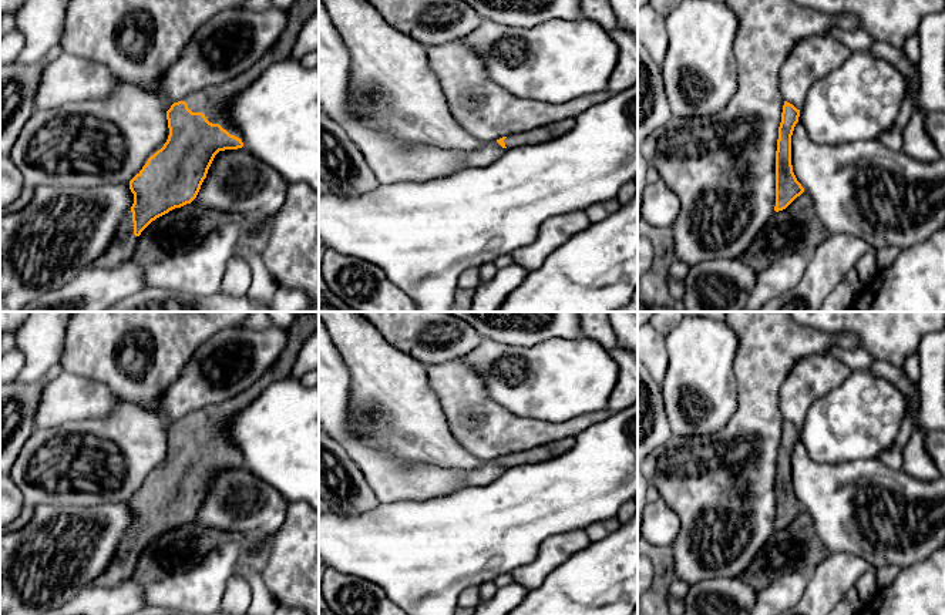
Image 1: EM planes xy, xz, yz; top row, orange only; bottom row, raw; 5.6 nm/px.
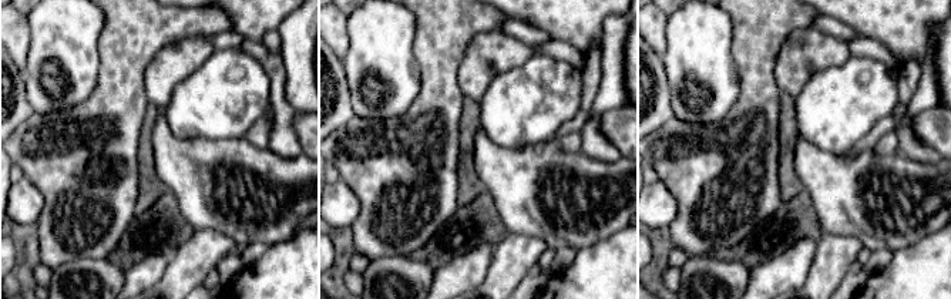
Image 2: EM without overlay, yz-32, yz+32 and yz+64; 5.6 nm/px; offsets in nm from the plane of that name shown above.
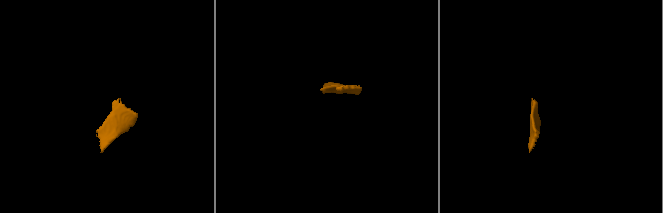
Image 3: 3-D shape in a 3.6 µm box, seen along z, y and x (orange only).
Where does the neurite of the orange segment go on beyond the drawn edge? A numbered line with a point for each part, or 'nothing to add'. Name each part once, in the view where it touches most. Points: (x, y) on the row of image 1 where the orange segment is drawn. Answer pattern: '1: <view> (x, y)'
1: xy (212, 101)
2: xy (124, 244)

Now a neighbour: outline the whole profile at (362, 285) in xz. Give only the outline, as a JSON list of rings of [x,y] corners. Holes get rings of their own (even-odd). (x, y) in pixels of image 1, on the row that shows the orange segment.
[[[326,249],[320,273],[327,288],[357,312],[417,312],[416,302],[363,259]]]

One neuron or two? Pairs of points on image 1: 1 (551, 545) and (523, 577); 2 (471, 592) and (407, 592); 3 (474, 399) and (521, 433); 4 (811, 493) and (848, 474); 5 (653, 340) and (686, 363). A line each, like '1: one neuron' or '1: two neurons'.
1: one neuron
2: two neurons
3: one neuron
4: one neuron
5: two neurons

